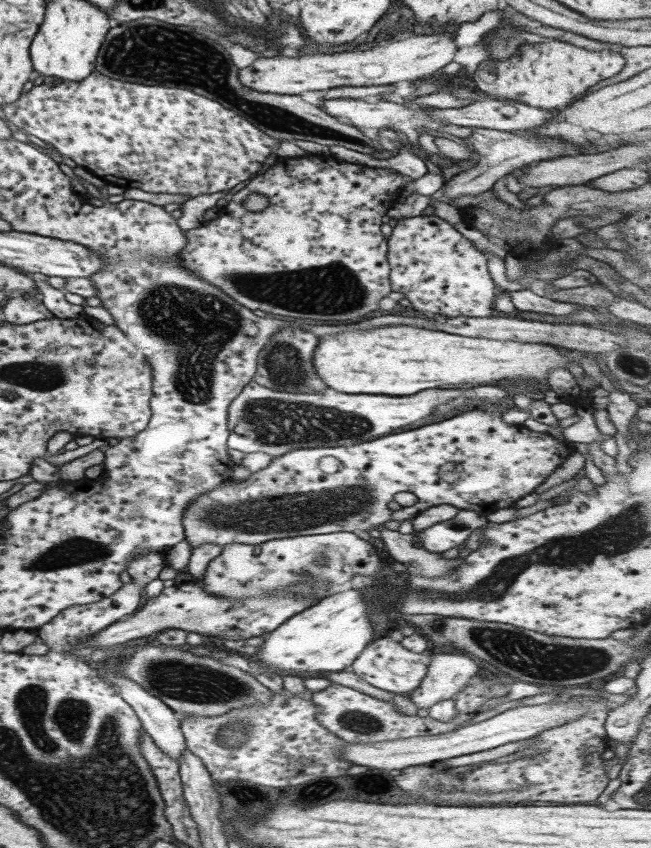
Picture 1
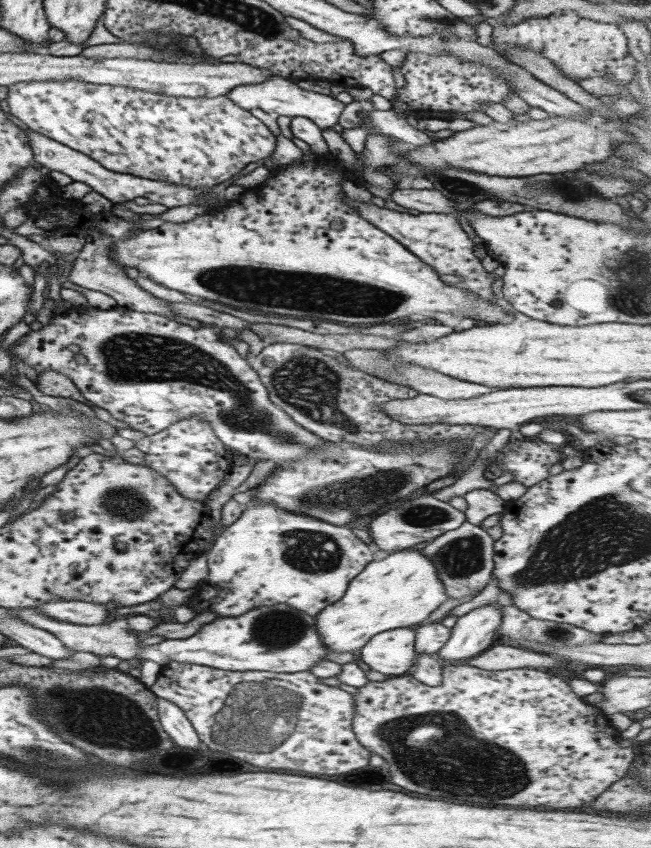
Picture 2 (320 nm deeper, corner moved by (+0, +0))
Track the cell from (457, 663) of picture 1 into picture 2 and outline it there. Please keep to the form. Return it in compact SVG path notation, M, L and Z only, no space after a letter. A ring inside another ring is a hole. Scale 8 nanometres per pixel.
M500 592L497 601L472 608L457 617L446 644L436 653L443 664L471 659L491 646L493 634L499 633L500 606L511 604L510 594Z

